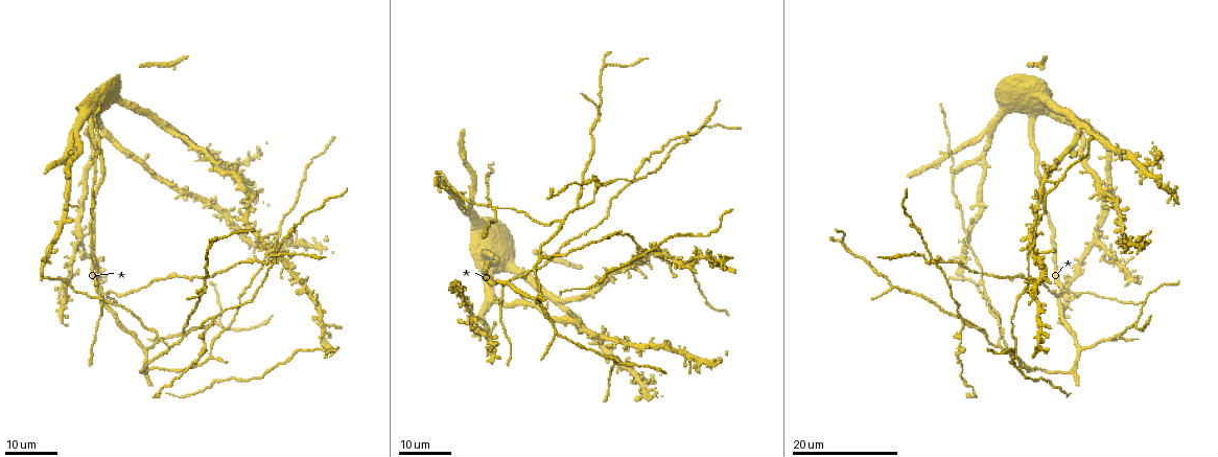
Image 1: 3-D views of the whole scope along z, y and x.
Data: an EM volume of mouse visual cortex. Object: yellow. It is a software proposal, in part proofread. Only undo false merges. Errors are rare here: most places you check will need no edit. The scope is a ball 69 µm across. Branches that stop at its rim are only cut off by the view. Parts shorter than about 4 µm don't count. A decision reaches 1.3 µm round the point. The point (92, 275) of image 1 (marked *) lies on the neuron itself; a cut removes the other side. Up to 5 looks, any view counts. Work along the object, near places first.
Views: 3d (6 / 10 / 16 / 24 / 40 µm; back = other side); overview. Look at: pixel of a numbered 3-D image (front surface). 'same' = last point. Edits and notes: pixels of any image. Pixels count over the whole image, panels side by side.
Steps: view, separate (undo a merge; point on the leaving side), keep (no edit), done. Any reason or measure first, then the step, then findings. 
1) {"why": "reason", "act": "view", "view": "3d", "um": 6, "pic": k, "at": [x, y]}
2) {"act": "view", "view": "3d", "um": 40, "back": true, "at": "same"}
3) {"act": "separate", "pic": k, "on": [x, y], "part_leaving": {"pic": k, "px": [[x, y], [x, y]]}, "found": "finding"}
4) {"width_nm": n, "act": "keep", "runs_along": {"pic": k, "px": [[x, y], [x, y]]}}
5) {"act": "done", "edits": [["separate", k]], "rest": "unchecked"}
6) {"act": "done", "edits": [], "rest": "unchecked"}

{"why": "looks like a crossing", "act": "view", "view": "3d", "um": 24, "pic": 1, "at": [987, 297]}

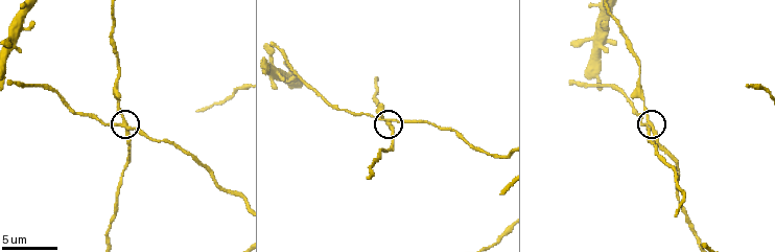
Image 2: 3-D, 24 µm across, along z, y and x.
{"act": "view", "view": "3d", "um": 10, "pic": 2, "at": [653, 128]}

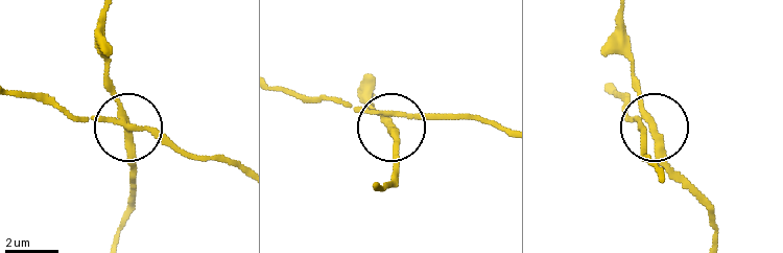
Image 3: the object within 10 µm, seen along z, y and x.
{"act": "keep", "found": "one neuron here"}

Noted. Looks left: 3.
{"why": "arms part here", "act": "view", "view": "3d", "um": 24, "pic": 1, "at": [108, 292]}

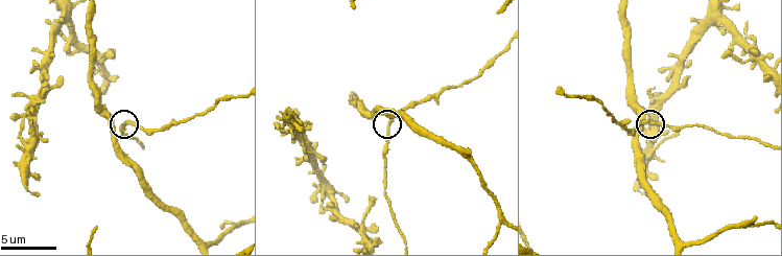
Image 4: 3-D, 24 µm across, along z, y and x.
{"act": "view", "view": "3d", "um": 10, "pic": 4, "at": [391, 120]}

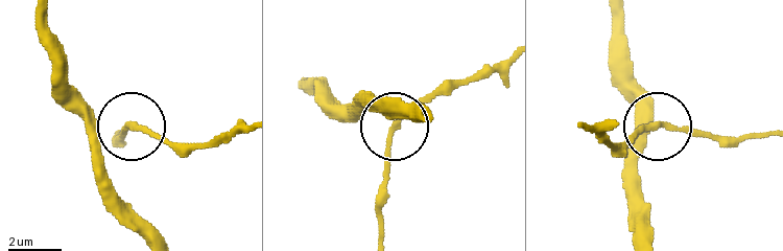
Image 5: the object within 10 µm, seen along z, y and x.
{"act": "view", "view": "3d", "um": 10, "back": true, "pic": 5, "at": [656, 127]}

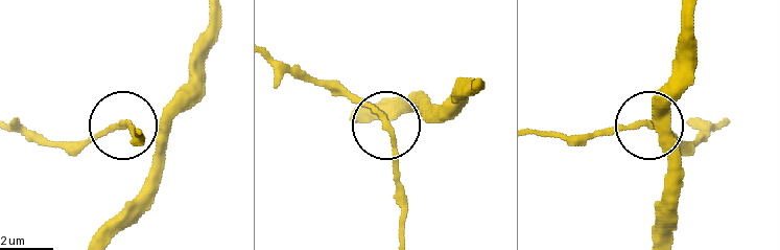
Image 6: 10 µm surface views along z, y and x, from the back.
{"width_nm": 170, "act": "keep", "runs_along": {"pic": 6, "px": [[694, 47], [665, 127], [582, 133]]}, "found": "one neuron here"}

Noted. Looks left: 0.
{"act": "done", "edits": [], "rest": "unchecked"}

